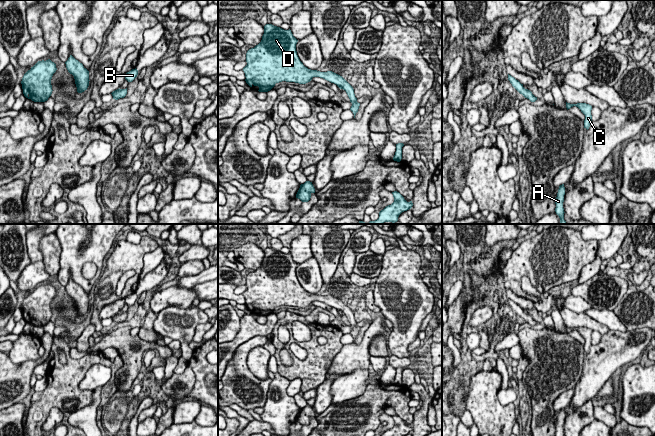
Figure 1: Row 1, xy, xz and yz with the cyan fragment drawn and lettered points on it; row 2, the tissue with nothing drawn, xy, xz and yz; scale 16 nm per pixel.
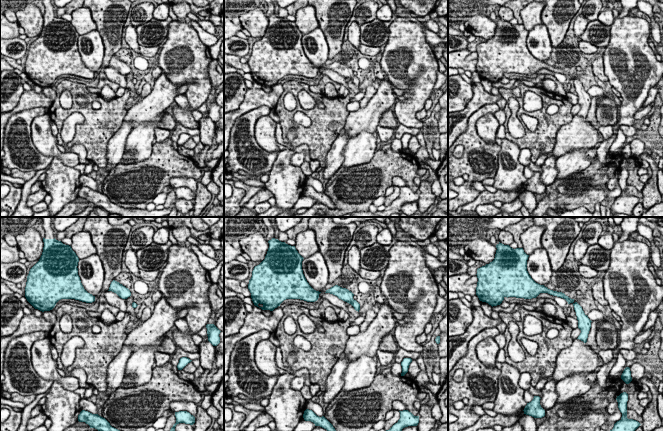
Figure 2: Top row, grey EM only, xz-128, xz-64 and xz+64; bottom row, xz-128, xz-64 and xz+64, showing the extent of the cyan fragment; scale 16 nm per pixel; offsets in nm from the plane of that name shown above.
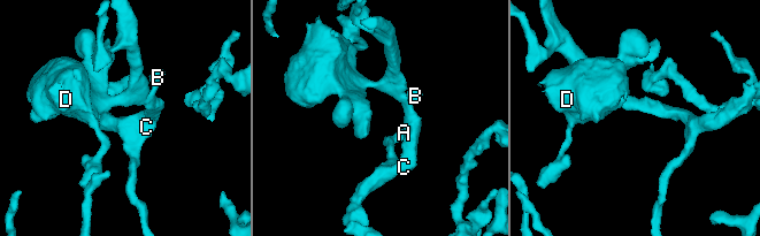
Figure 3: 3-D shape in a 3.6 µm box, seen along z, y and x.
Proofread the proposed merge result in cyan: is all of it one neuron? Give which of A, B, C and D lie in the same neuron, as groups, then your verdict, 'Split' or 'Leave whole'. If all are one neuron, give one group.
Groups: A B C D. Leave whole

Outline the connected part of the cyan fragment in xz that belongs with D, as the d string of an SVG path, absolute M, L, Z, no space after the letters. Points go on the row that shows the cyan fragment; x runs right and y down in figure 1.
M266 24L261 42L246 53L247 65L243 68L246 83L250 87L258 86L259 92L268 92L282 81L306 84L313 77L320 77L346 91L355 118L360 103L353 87L332 71L320 72L305 67L297 55L297 42L290 29Z

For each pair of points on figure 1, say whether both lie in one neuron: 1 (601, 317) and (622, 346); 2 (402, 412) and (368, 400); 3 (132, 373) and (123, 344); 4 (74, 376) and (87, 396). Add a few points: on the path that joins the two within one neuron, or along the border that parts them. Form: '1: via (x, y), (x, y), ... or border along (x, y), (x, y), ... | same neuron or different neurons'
1: border along (609, 329), (627, 331) | different neurons
2: via (394, 403), (391, 400), (377, 400) | same neuron
3: via (132, 366), (132, 353), (130, 351) | same neuron
4: via (74, 382), (74, 387), (81, 394) | same neuron

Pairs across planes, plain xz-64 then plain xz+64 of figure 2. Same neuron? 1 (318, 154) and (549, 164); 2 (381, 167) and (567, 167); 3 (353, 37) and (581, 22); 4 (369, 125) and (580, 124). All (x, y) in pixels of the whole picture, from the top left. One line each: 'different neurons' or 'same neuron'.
1: different neurons
2: different neurons
3: same neuron
4: same neuron

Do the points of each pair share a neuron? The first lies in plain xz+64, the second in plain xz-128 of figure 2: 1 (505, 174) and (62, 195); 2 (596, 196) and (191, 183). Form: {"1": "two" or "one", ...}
{"1": "one", "2": "two"}

